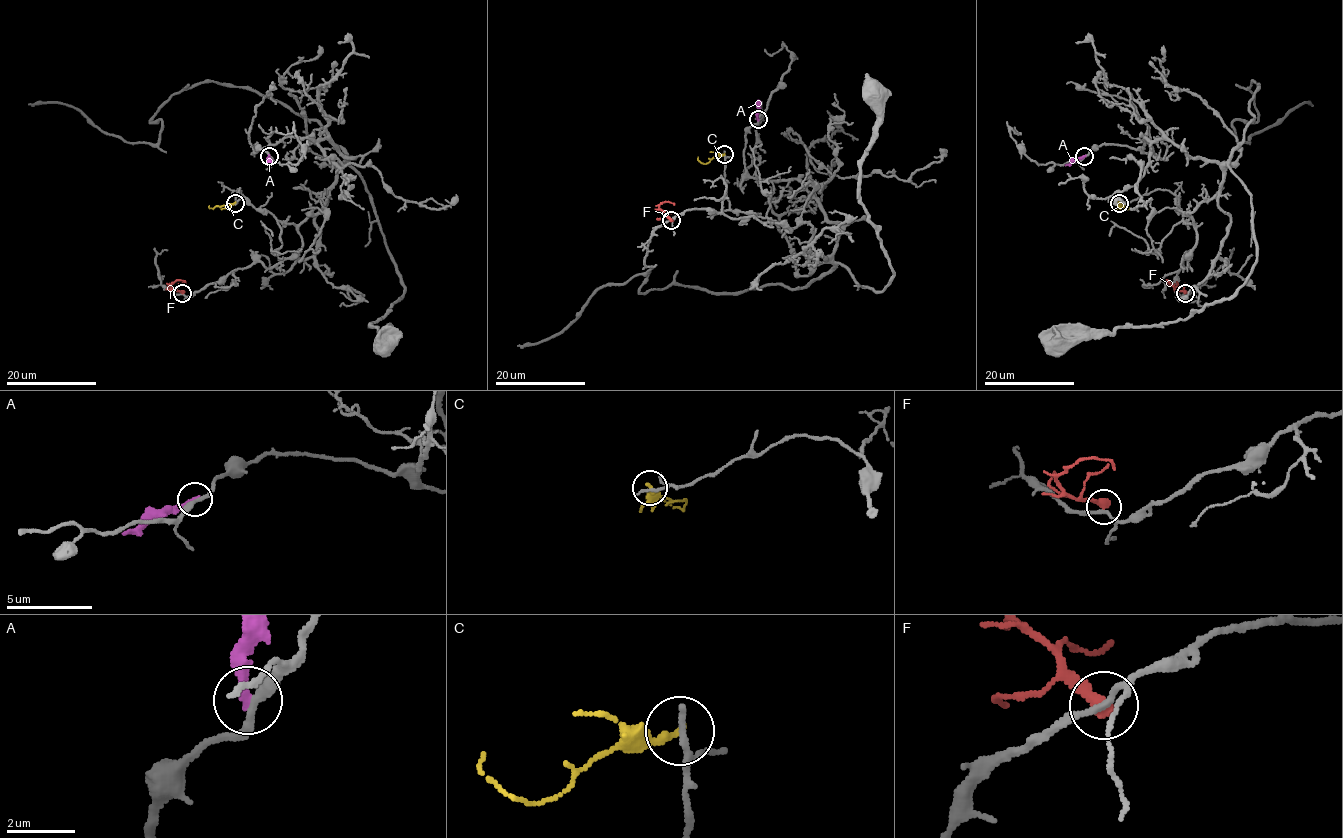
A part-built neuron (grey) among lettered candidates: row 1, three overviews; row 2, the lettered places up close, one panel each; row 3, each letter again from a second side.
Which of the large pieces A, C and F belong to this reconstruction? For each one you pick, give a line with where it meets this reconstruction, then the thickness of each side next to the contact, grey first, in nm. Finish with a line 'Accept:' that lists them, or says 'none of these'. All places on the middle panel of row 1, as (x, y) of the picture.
Accept: none of these

